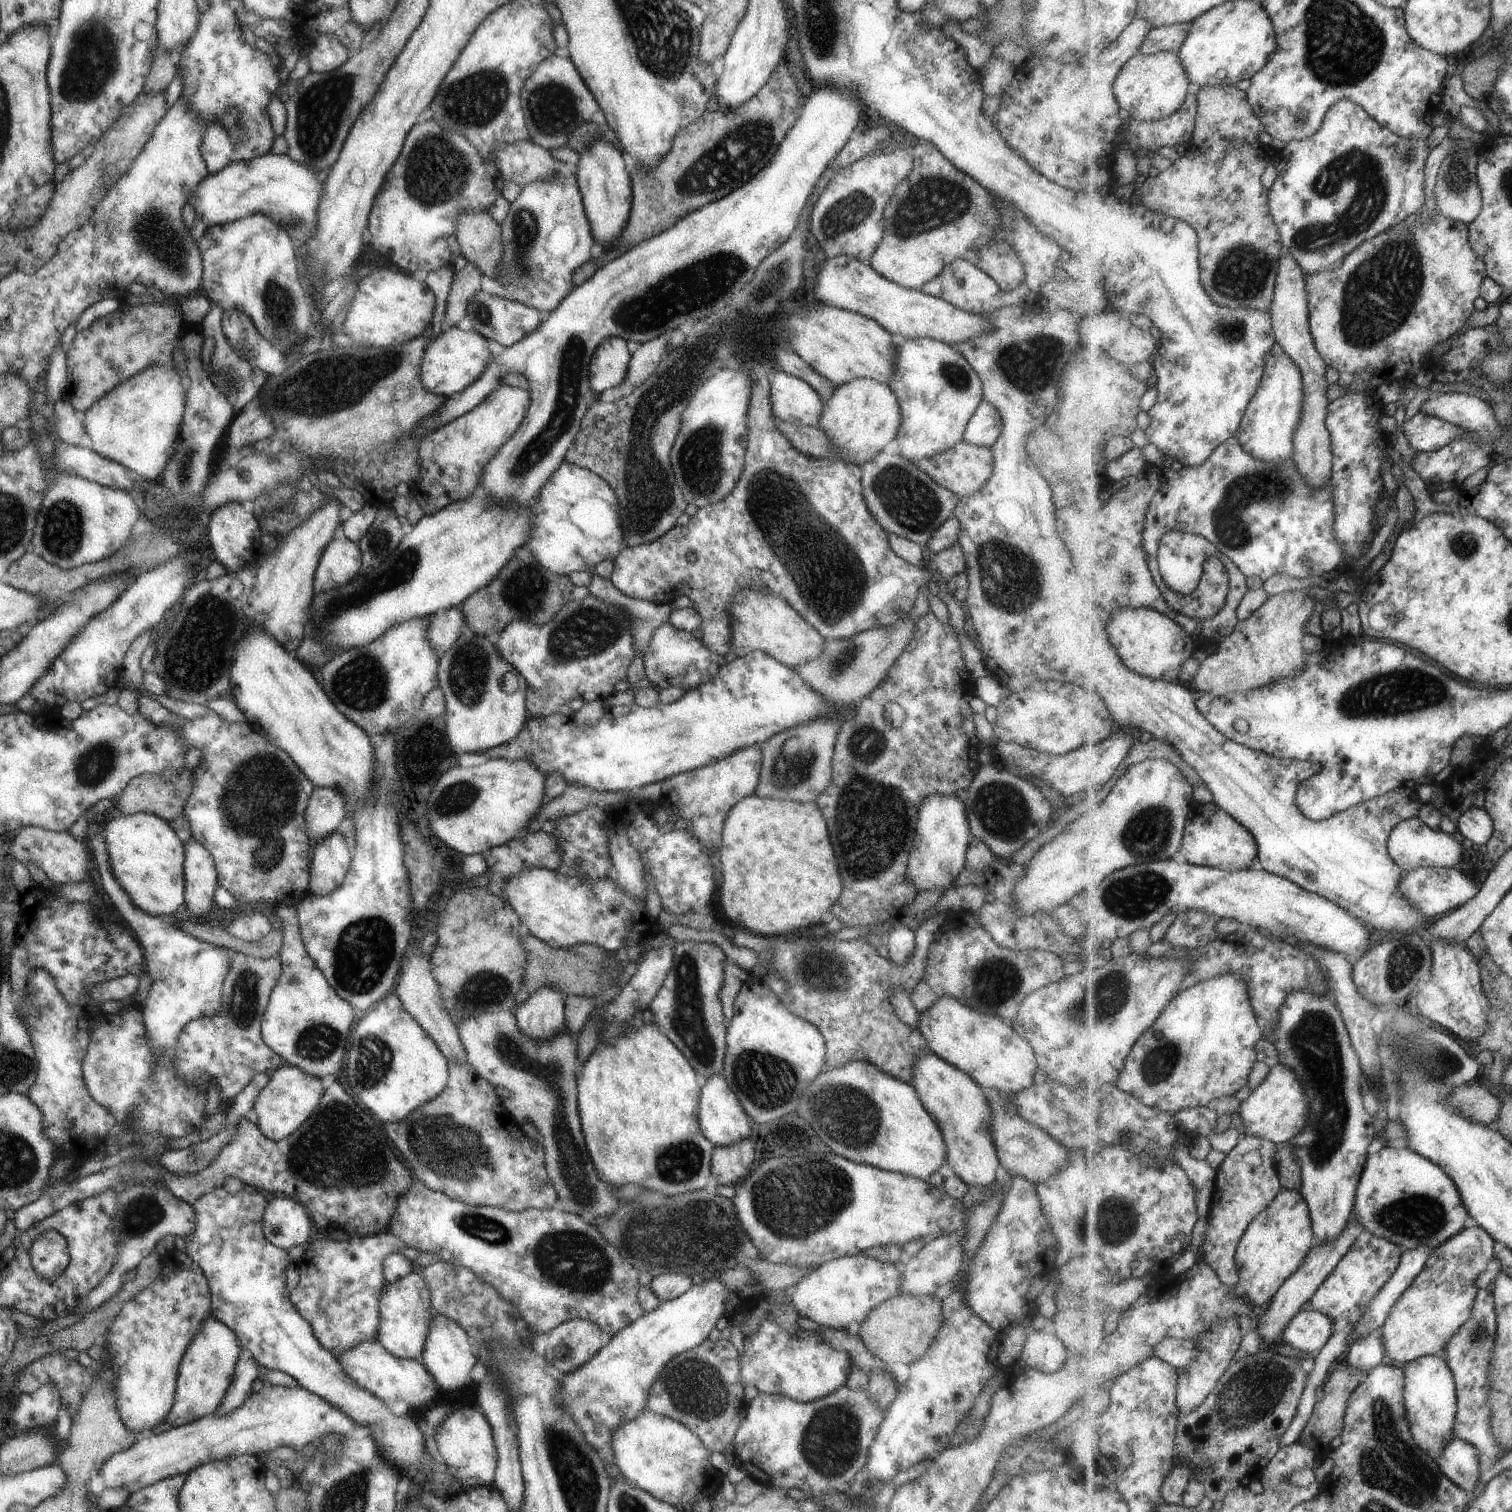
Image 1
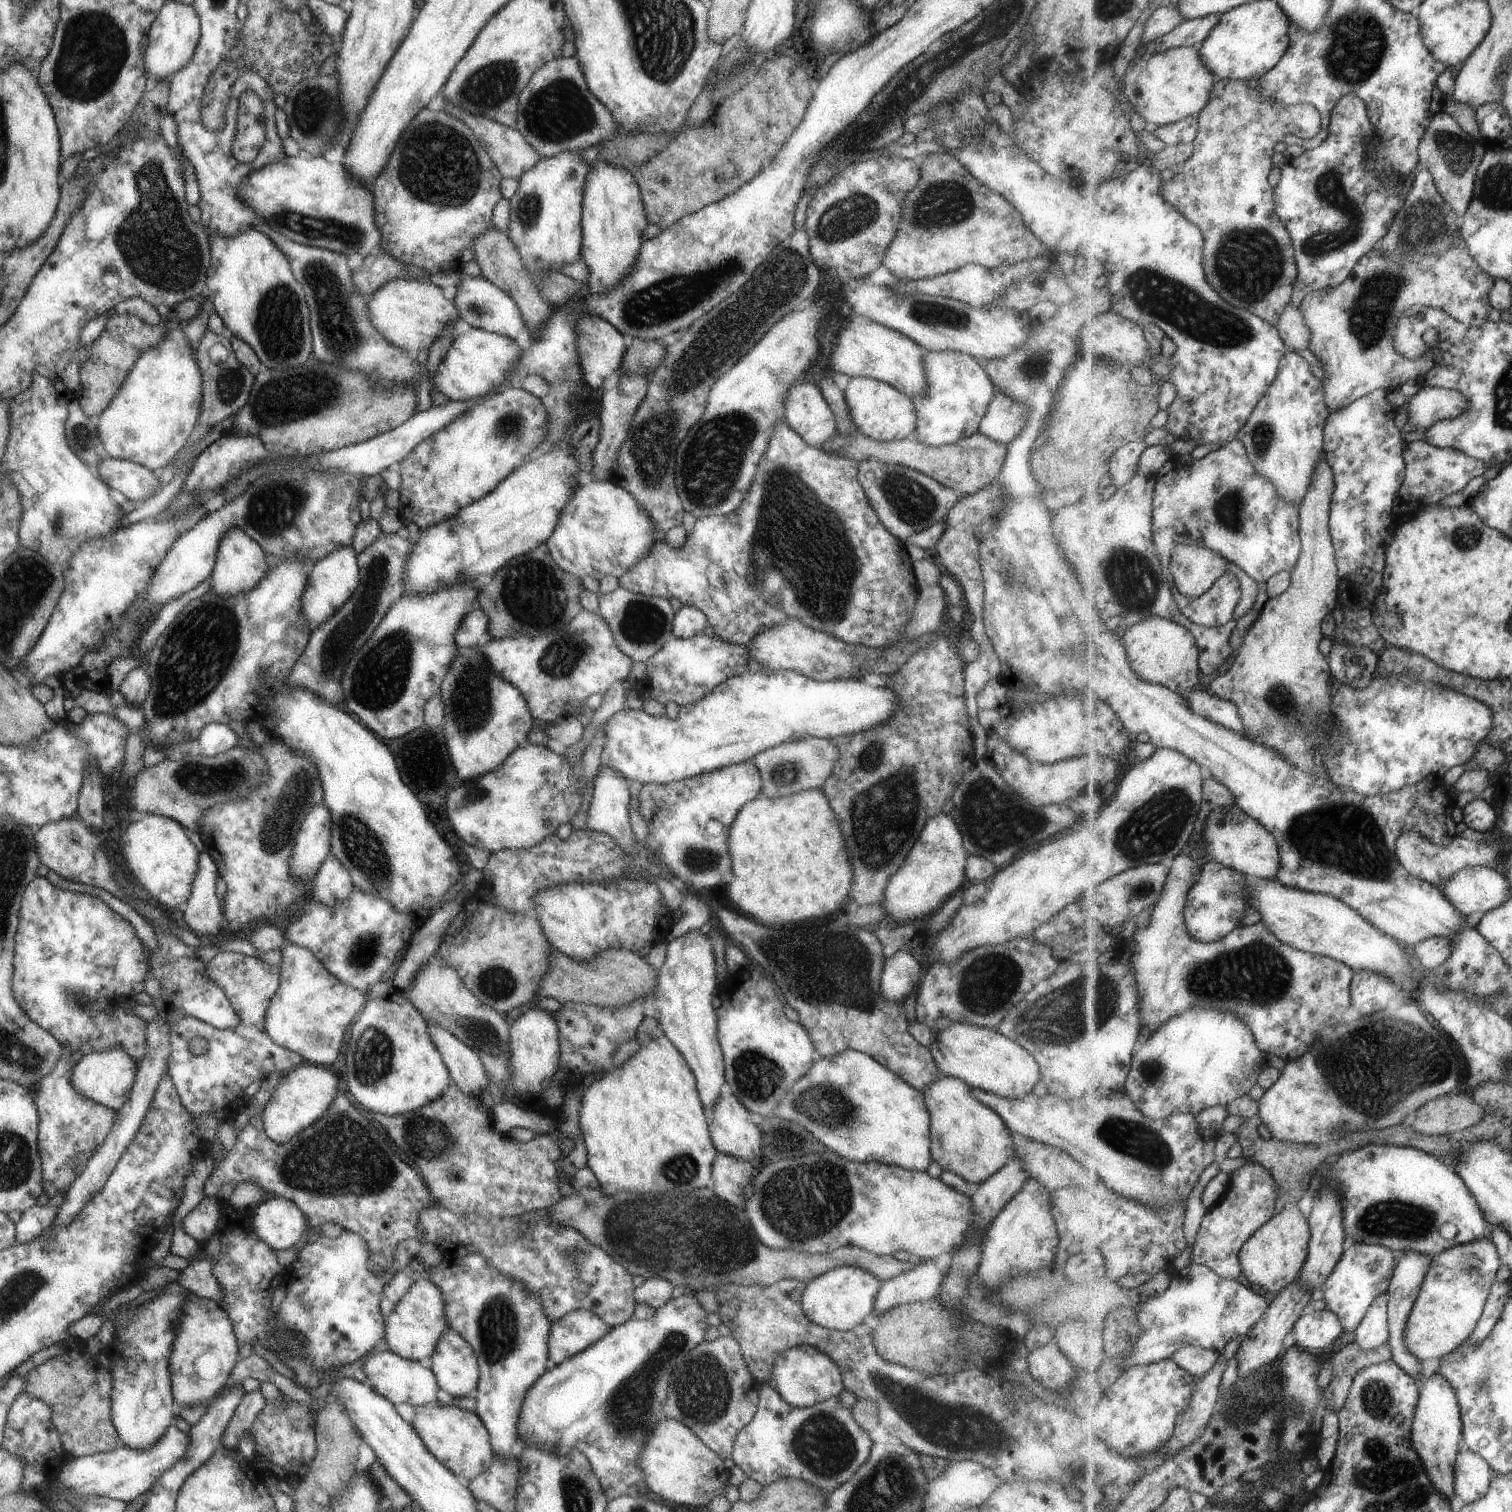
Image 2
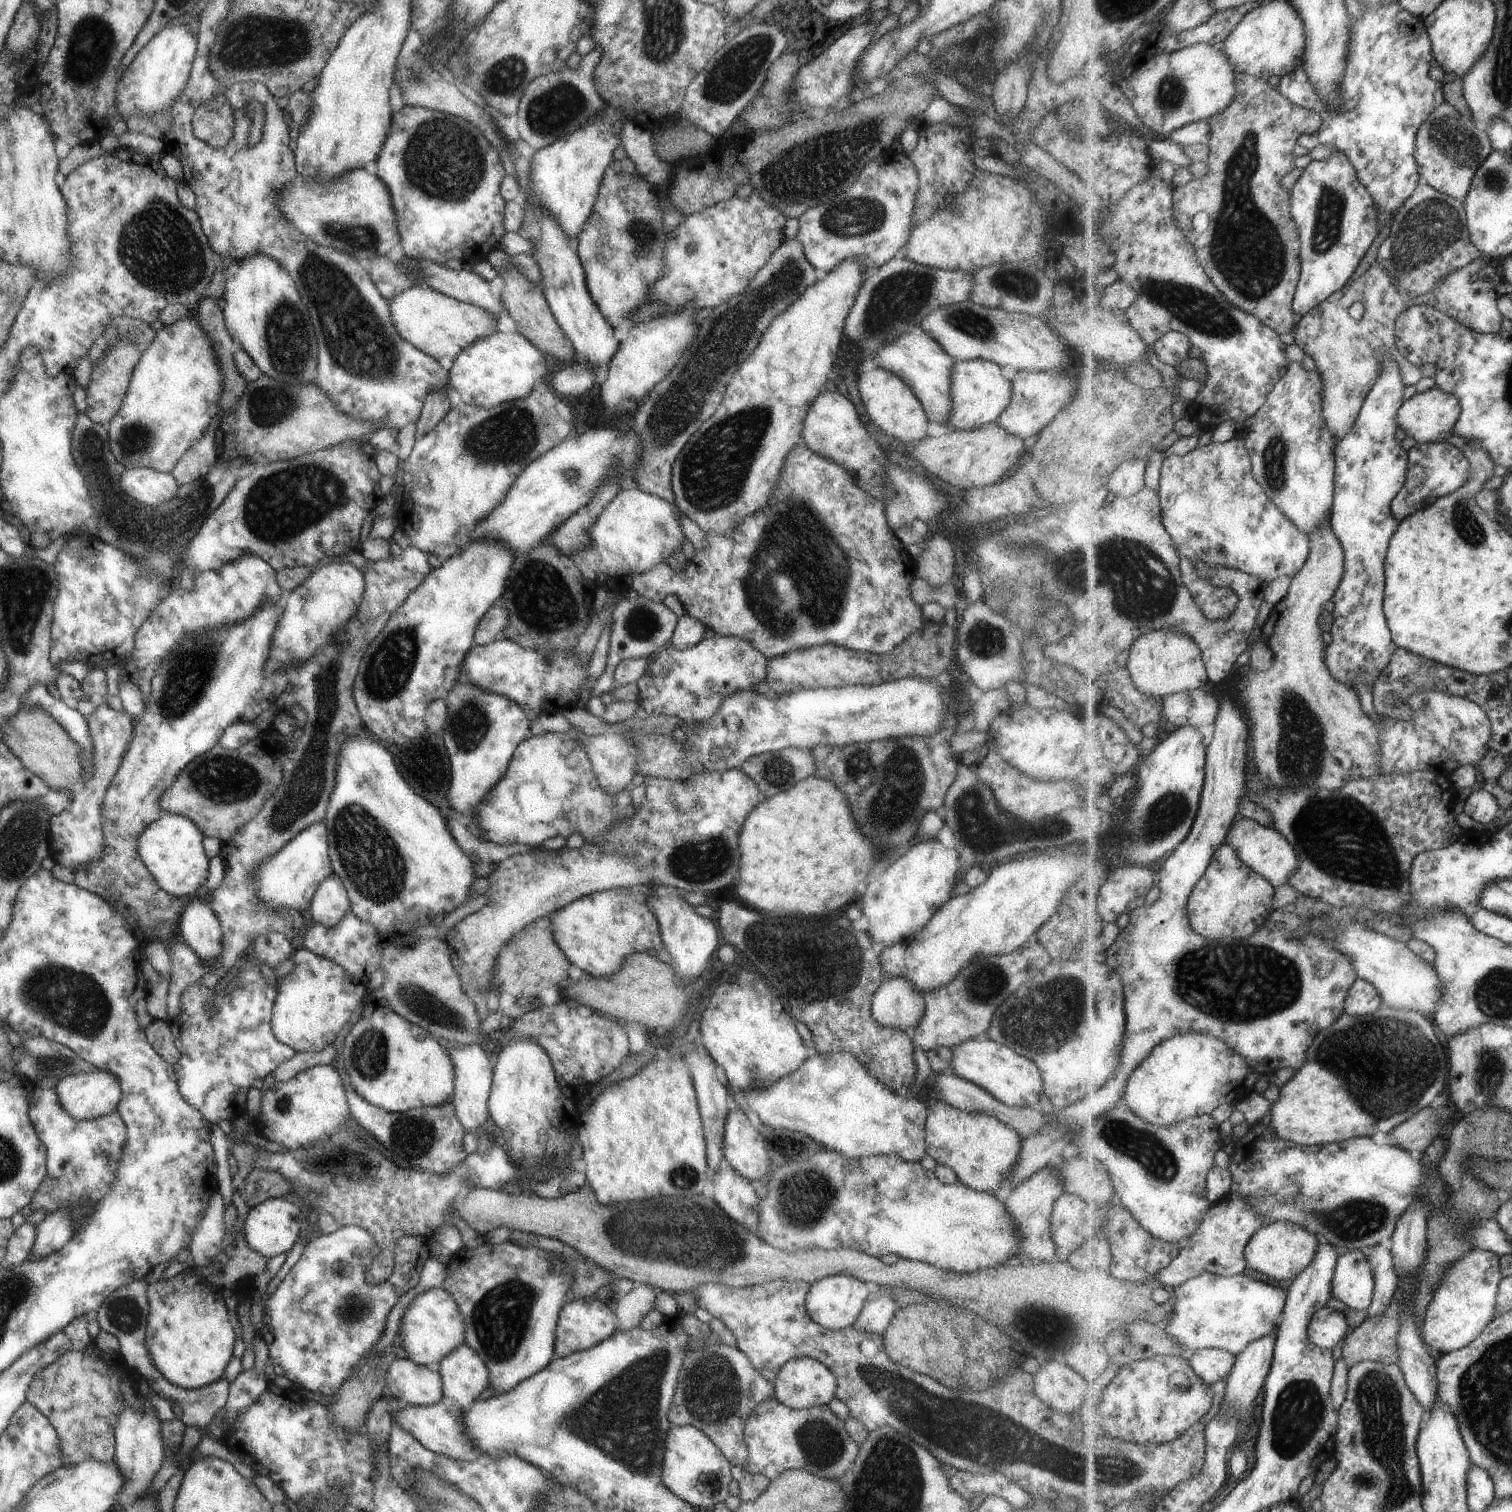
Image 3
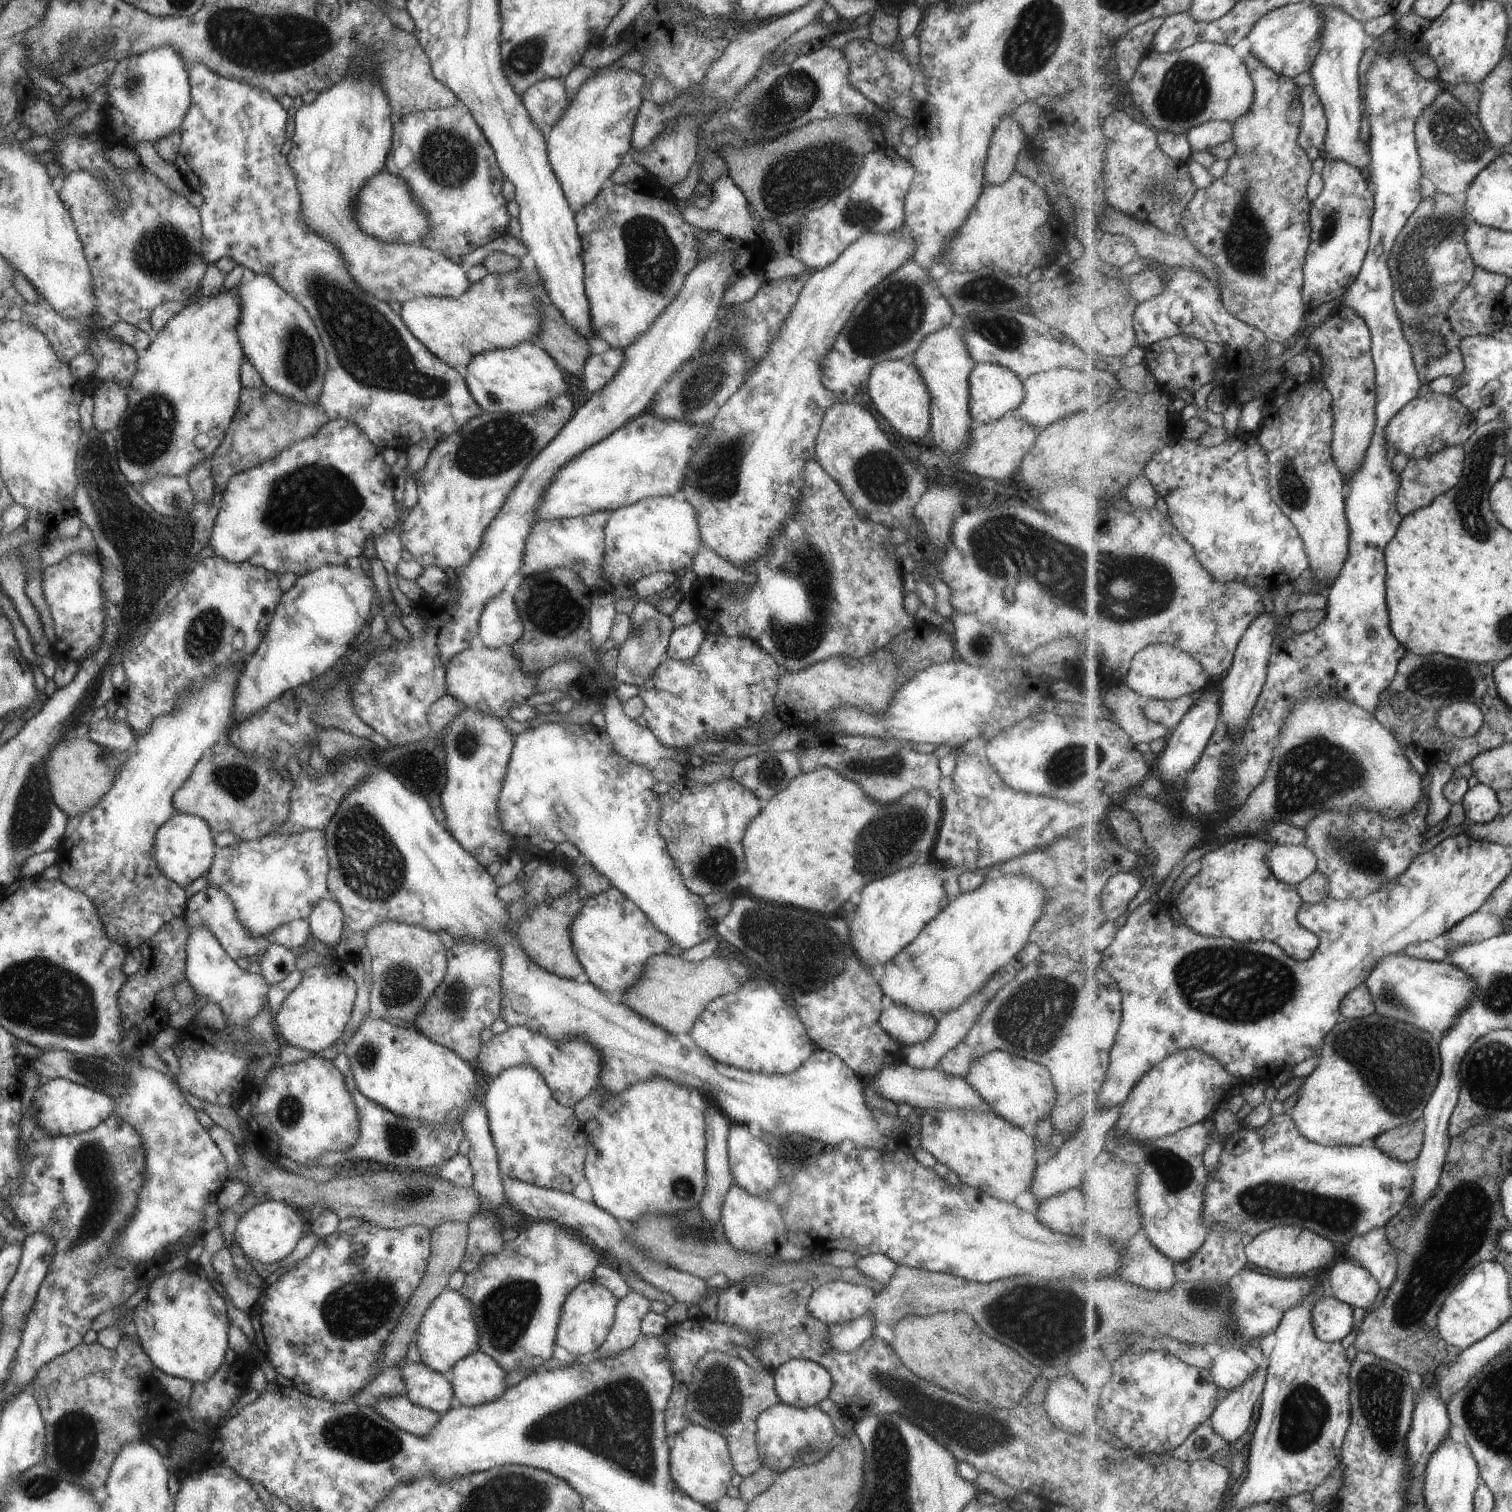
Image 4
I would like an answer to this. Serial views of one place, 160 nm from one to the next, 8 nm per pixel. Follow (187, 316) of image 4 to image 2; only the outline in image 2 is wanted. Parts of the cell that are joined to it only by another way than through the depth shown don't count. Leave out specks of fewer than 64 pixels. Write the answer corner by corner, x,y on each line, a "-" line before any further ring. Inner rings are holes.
168,333
154,346
143,351
132,364
111,402
96,416
96,433
107,457
140,464
150,471
173,462
194,429
202,405
202,380
197,363
197,352
188,342
176,344

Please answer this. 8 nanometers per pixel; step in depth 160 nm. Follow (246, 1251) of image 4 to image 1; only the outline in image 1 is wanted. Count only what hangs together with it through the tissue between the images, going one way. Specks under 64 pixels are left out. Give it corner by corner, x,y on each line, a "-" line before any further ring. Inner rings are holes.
279,1196
267,1203
261,1226
266,1241
281,1250
287,1250
291,1246
306,1245
311,1220
302,1204

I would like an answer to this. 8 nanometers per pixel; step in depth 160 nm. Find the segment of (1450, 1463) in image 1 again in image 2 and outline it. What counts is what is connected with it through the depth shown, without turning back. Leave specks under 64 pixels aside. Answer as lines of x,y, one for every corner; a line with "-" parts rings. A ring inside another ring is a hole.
1468,1448
1456,1462
1456,1494
1467,1504
1474,1503
1489,1492
1497,1475
1485,1458

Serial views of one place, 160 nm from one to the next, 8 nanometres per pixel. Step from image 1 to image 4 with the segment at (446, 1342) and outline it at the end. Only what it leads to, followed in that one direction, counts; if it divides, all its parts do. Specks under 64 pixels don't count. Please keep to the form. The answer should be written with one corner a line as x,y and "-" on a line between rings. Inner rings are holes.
479,1350
458,1360
446,1375
452,1388
453,1406
461,1404
472,1407
495,1400
507,1388
506,1374
506,1370
503,1370
495,1360

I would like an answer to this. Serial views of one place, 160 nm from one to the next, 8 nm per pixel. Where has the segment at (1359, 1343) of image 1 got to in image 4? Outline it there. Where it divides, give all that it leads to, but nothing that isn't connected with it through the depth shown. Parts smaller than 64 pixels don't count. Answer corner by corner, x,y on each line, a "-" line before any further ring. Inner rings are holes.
1386,1226
1355,1237
1342,1255
1368,1268
1383,1291
1387,1292
1398,1278
1398,1250
1391,1242

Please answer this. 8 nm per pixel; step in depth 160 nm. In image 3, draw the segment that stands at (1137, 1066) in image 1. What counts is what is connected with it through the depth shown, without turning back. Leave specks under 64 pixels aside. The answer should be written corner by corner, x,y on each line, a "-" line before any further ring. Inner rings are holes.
1179,1033
1162,1042
1143,1060
1128,1082
1123,1098
1131,1110
1152,1125
1170,1127
1187,1119
1201,1115
1211,1115
1221,1104
1237,1103
1255,1092
1255,1083
1260,1074
1250,1067
1245,1056
1219,1037
1209,1033

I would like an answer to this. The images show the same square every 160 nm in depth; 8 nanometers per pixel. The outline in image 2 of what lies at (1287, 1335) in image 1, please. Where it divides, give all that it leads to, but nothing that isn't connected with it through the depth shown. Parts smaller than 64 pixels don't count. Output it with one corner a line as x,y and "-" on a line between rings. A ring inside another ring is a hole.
1308,1310
1295,1323
1295,1341
1306,1351
1319,1352
1329,1348
1341,1334
1344,1326
1342,1320
1333,1311

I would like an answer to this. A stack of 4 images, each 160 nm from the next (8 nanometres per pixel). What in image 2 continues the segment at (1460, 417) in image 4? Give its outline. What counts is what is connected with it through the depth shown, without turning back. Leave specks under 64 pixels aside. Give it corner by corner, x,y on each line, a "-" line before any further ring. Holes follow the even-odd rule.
1423,385
1406,404
1408,422
1427,430
1435,423
1457,418
1469,409
1469,400
1461,392
1445,385

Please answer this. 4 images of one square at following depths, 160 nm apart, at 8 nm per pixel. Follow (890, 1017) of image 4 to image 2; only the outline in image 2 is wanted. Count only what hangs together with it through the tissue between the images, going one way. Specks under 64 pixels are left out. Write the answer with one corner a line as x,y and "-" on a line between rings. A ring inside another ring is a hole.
899,949
884,959
879,981
879,992
889,1002
903,1004
921,979
921,962
908,949

